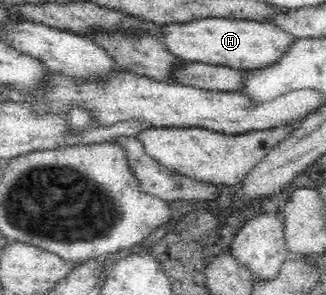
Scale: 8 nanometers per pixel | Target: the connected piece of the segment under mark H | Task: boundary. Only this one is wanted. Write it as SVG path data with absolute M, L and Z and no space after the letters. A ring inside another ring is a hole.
M201 18L185 24L165 25L159 39L173 55L183 59L183 61L229 66L245 72L275 66L297 40L295 35L273 22L229 18Z

